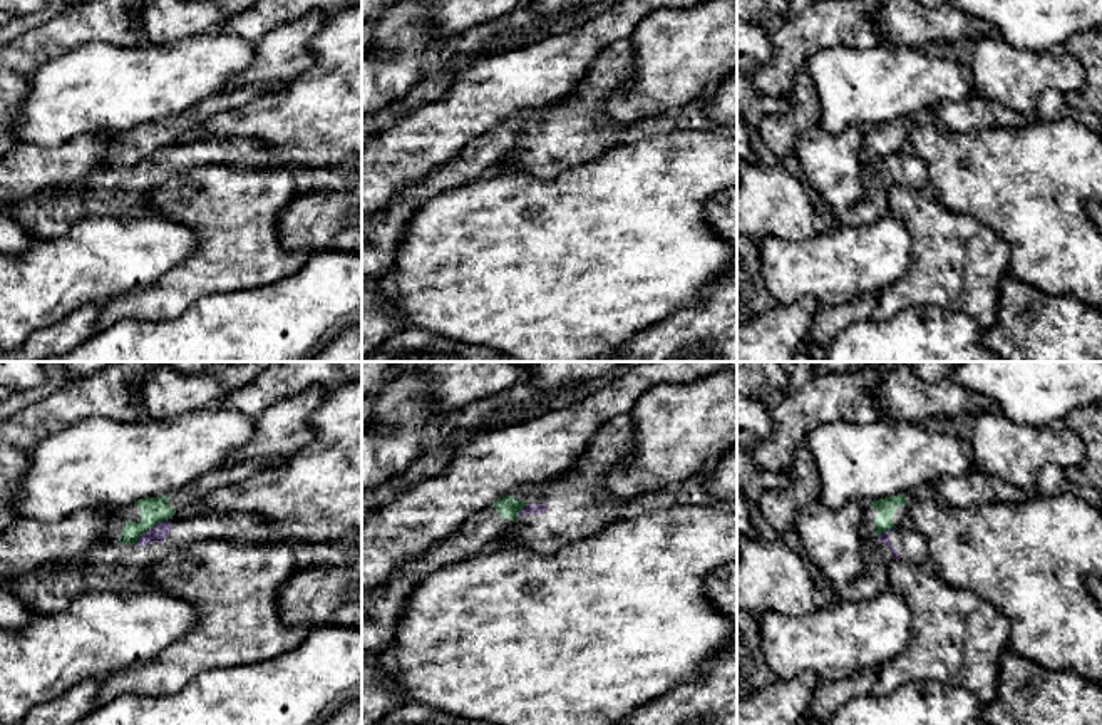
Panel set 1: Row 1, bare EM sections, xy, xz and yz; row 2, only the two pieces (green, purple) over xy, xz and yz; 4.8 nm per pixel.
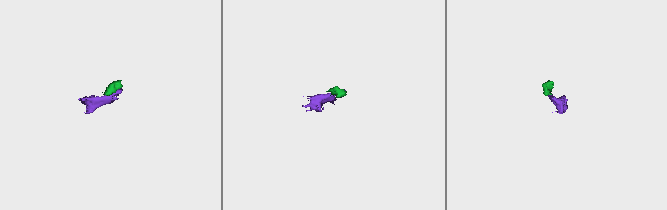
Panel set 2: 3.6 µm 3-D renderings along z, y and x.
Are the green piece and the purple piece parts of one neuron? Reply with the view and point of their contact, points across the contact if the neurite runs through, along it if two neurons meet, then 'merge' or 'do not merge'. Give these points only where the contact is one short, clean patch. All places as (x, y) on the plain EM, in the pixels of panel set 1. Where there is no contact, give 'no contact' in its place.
xy (151, 153) | along xy (168, 144), (154, 149), (134, 168) | do not merge

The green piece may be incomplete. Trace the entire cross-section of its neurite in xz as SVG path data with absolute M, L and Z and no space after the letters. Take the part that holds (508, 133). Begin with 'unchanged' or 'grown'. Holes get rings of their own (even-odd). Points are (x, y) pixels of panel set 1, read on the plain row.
grown; M512 121L469 142L437 169L399 189L389 203L362 221L362 285L384 278L395 263L395 249L415 216L432 198L474 184L492 171L528 131Z

